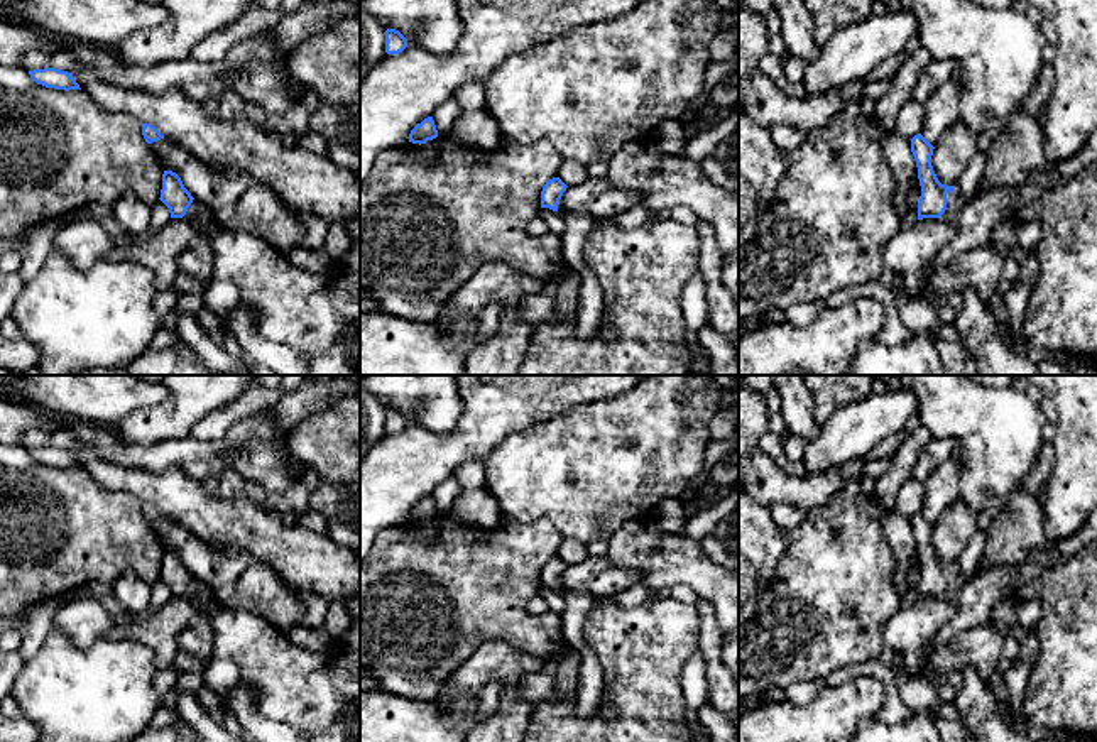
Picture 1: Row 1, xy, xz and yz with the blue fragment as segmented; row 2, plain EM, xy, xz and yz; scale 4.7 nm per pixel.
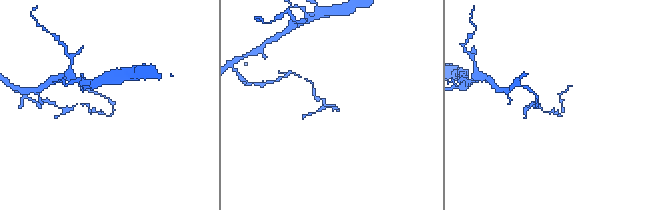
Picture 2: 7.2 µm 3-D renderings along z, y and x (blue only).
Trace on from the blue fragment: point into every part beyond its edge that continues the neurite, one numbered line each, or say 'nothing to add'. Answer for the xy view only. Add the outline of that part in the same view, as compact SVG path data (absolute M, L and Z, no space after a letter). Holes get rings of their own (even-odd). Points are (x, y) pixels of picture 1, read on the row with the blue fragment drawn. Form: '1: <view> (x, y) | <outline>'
1: xy (200, 215) | M193 199L191 206L188 208L186 215L183 216L186 220L189 220L193 223L193 226L199 228L199 230L211 230L213 228L213 211Z

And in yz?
1: yz (955, 201) | M955 186L953 193L947 193L947 210L945 213L940 216L943 221L947 223L953 223L958 211L969 203L969 199L958 191L958 188Z

